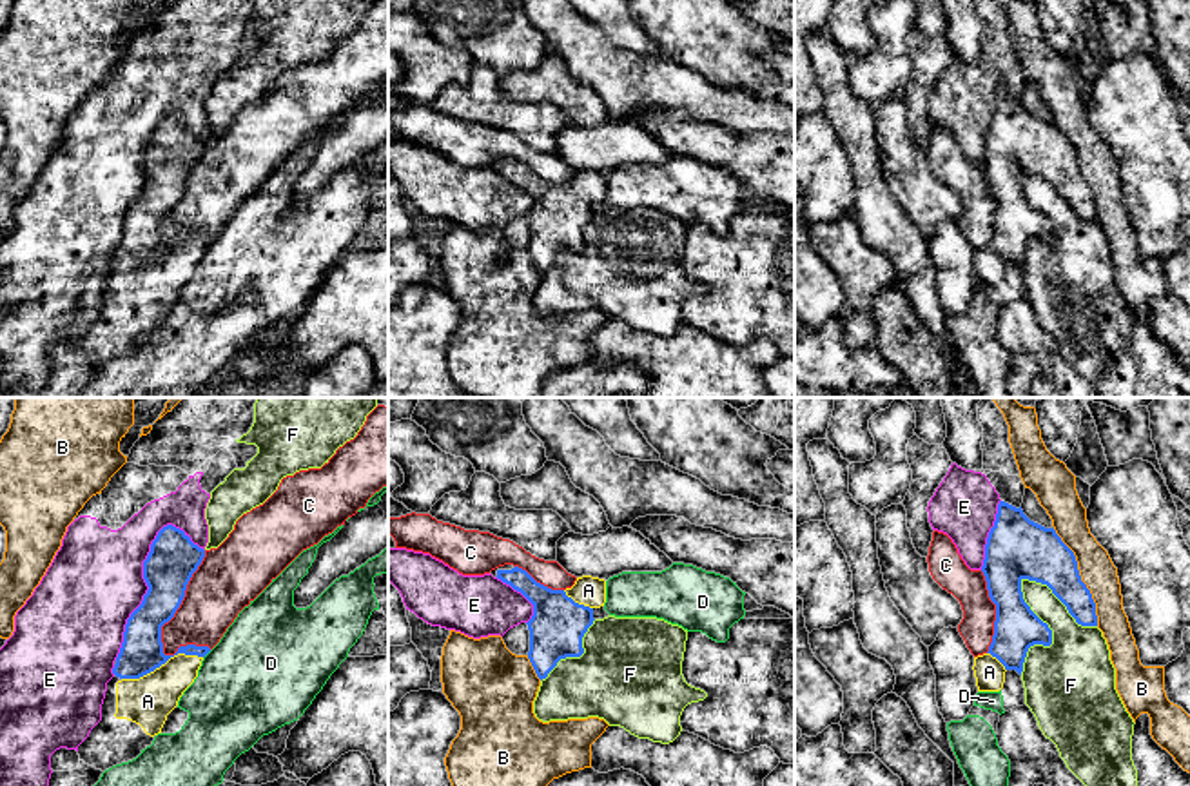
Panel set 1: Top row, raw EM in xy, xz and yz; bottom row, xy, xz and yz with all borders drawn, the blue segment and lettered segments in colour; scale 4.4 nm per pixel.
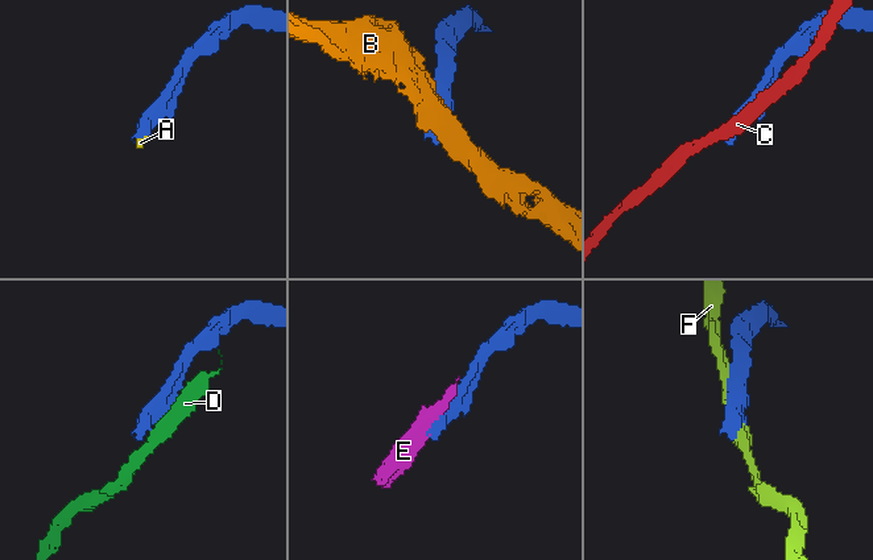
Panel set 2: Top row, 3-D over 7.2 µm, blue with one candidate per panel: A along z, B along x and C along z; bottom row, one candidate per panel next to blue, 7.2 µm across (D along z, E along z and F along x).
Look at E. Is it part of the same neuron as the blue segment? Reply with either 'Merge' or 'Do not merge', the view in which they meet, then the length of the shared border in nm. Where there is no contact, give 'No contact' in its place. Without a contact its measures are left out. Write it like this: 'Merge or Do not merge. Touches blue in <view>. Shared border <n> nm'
Do not merge. Touches blue in xy. Shared border 650 nm

